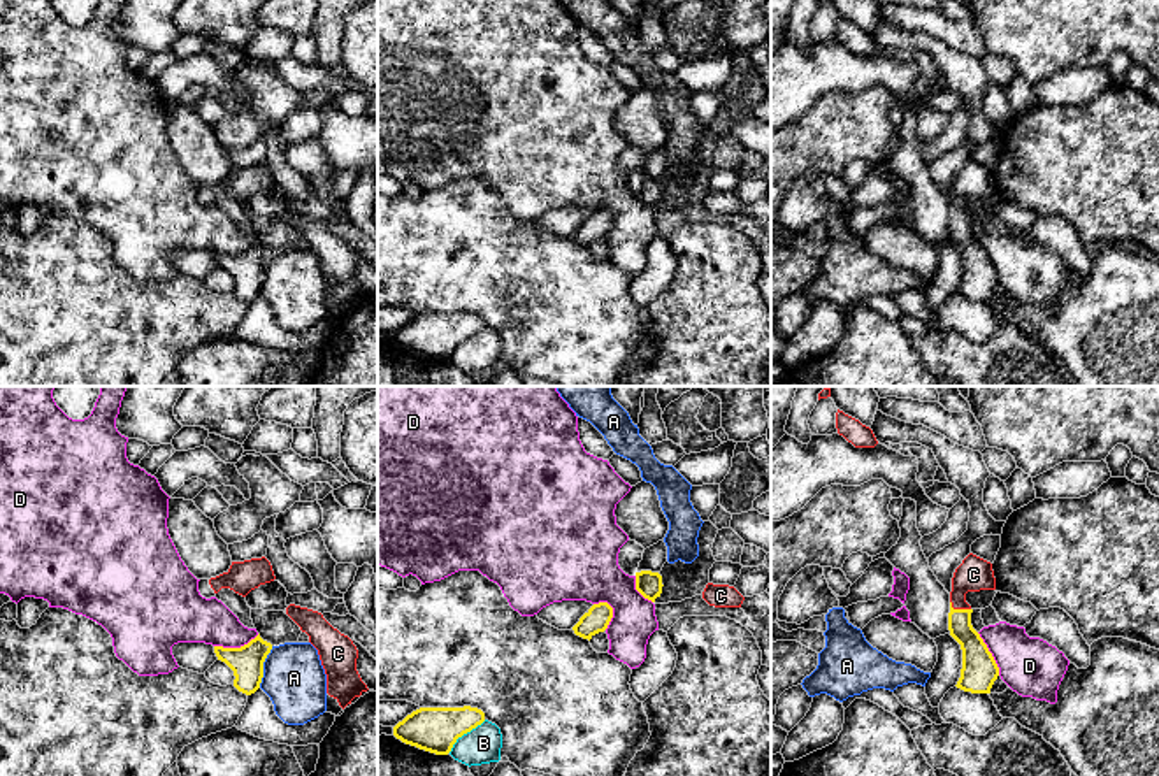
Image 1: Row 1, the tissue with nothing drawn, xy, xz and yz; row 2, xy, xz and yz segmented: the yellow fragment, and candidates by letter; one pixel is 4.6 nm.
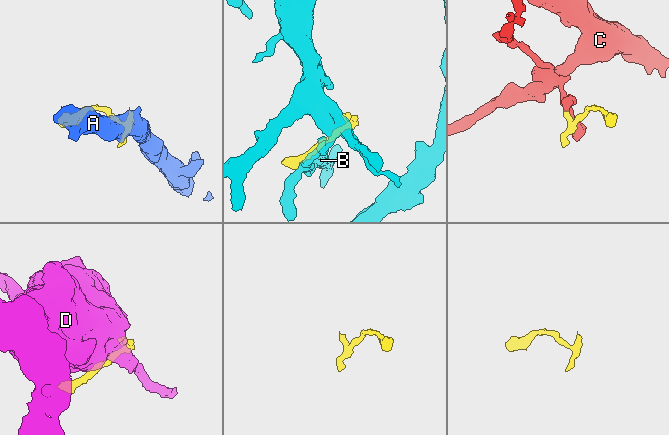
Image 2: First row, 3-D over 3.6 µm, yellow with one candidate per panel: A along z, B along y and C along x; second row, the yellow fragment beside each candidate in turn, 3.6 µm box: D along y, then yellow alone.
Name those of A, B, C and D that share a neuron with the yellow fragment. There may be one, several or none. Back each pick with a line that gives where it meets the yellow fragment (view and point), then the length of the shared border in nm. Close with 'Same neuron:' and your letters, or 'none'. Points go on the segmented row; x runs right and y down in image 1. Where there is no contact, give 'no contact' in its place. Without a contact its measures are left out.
C: meets yellow in yz at (959, 610); contact 100 nm long
Same neuron: C

